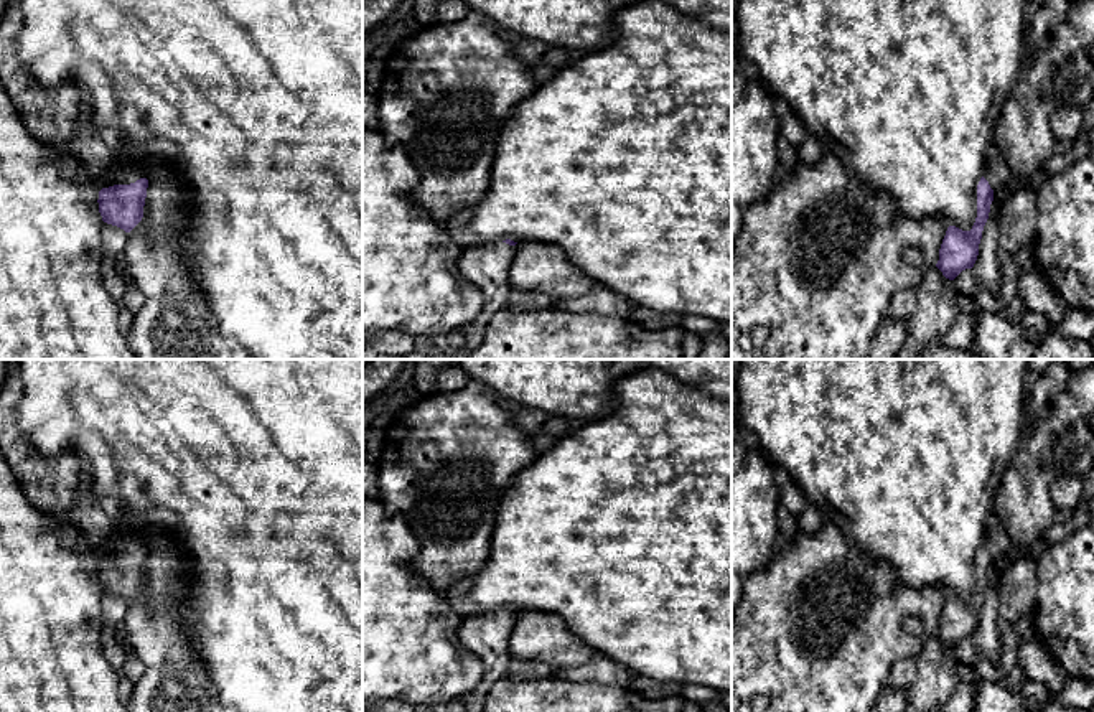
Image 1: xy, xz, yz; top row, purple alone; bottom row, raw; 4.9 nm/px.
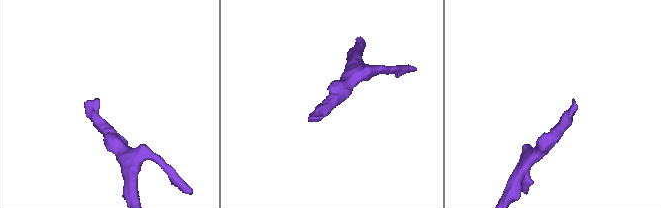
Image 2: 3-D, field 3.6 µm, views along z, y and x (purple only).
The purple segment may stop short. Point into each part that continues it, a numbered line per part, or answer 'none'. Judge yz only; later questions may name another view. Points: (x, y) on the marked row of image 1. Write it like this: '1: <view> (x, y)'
1: yz (999, 175)

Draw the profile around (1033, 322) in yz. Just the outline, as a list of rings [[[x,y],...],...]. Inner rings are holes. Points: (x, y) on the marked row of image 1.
[[[1026,312],[1022,325],[1028,331],[1038,331],[1038,333],[1046,333],[1050,330],[1050,321],[1038,312]]]

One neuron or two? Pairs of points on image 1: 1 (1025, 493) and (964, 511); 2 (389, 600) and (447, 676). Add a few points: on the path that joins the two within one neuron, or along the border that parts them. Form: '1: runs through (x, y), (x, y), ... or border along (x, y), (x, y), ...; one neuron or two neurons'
1: border along (1009, 467), (995, 495), (994, 515), (991, 518); two neurons
2: runs through (389, 618), (429, 658); one neuron

